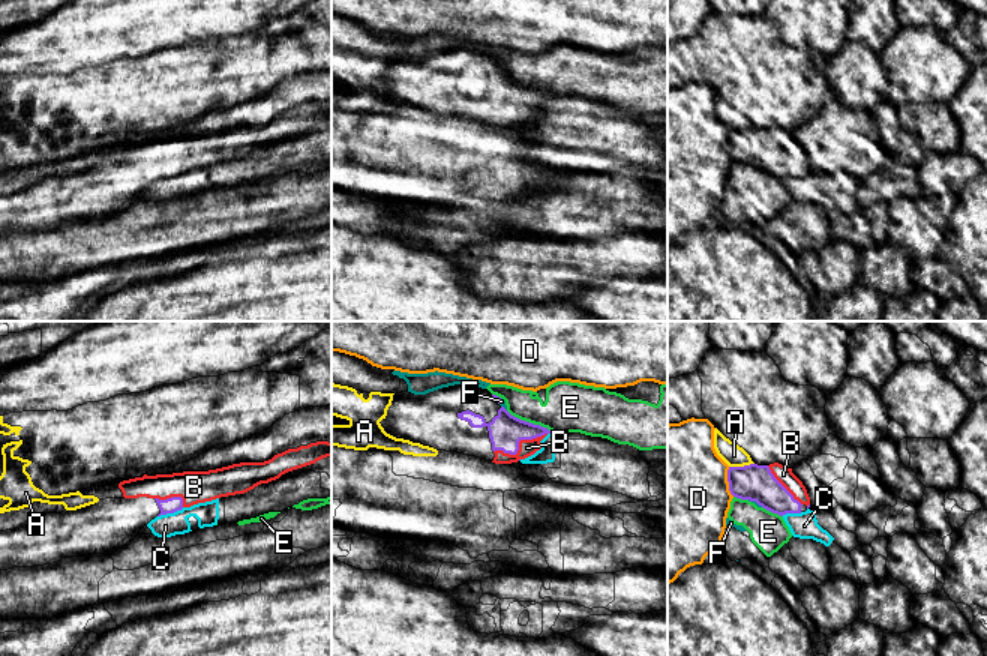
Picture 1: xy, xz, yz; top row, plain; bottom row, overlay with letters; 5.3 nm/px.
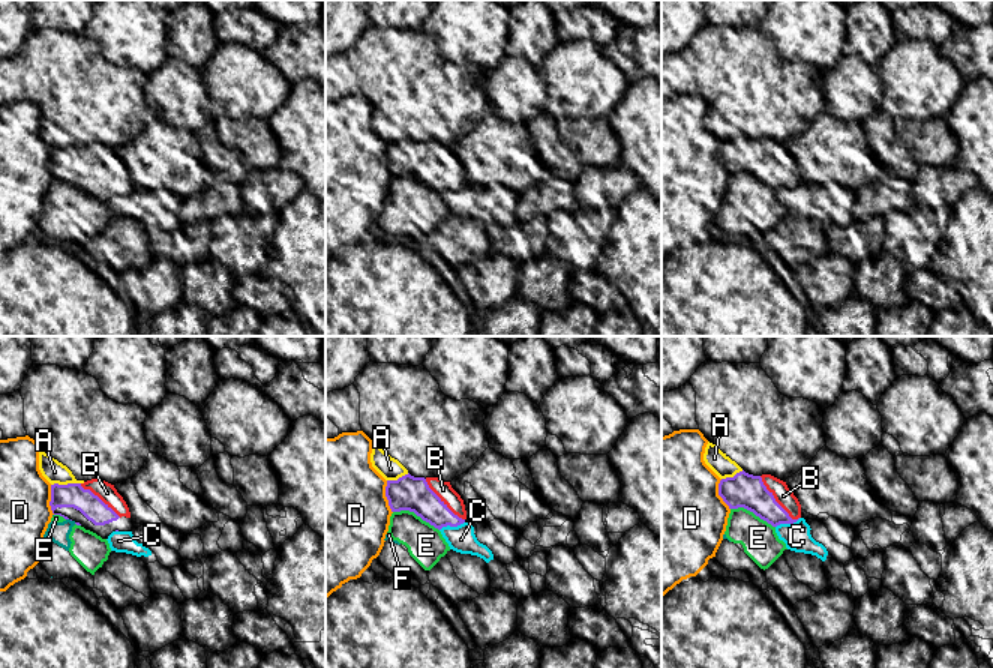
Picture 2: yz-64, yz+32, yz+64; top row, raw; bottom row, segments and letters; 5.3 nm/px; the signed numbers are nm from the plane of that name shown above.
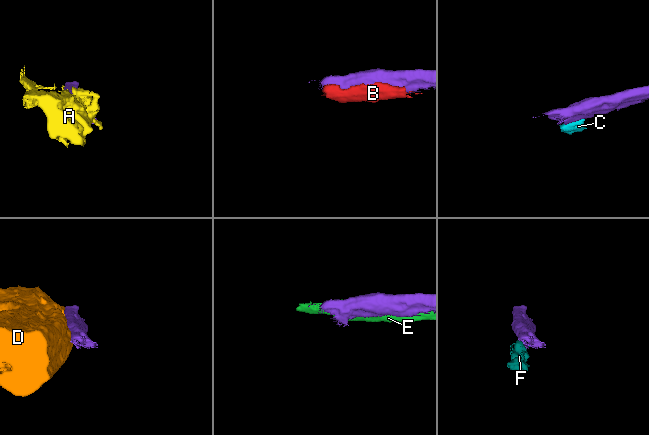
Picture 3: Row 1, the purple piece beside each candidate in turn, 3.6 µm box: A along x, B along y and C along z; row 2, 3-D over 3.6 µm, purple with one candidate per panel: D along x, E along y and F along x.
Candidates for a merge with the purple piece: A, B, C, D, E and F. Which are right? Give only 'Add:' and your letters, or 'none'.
Add: B

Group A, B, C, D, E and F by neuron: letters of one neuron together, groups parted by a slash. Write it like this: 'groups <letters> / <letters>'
groups A / B / C / D / E F

